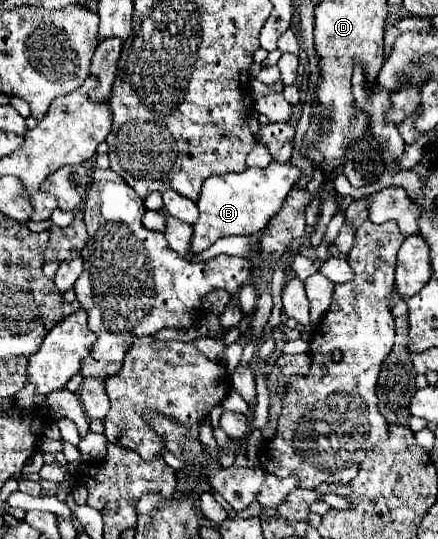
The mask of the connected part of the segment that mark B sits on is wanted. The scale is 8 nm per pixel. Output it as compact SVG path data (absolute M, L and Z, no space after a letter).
M270 162L266 168L246 168L240 174L210 176L200 192L200 200L198 200L200 218L194 224L190 250L198 254L224 236L262 234L268 228L270 220L282 208L282 202L286 200L292 186L300 180L300 176L302 176L300 168L278 162Z

